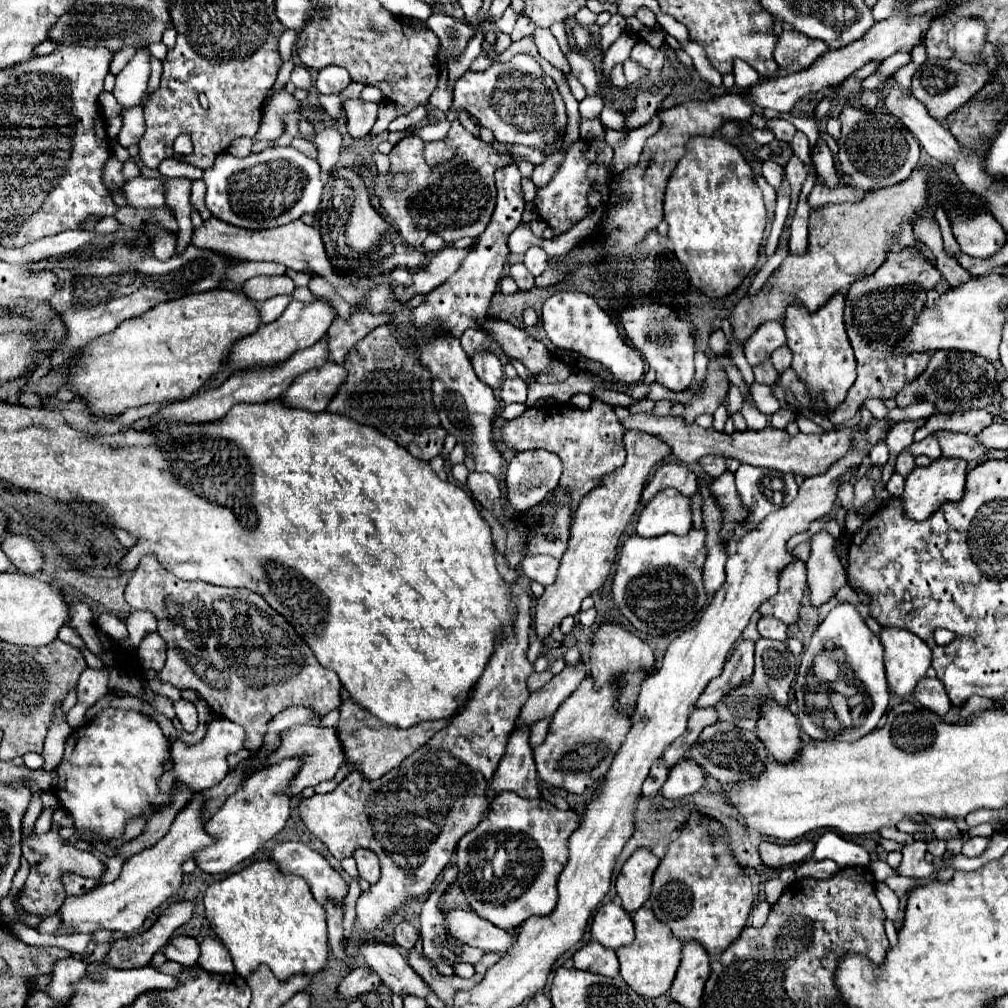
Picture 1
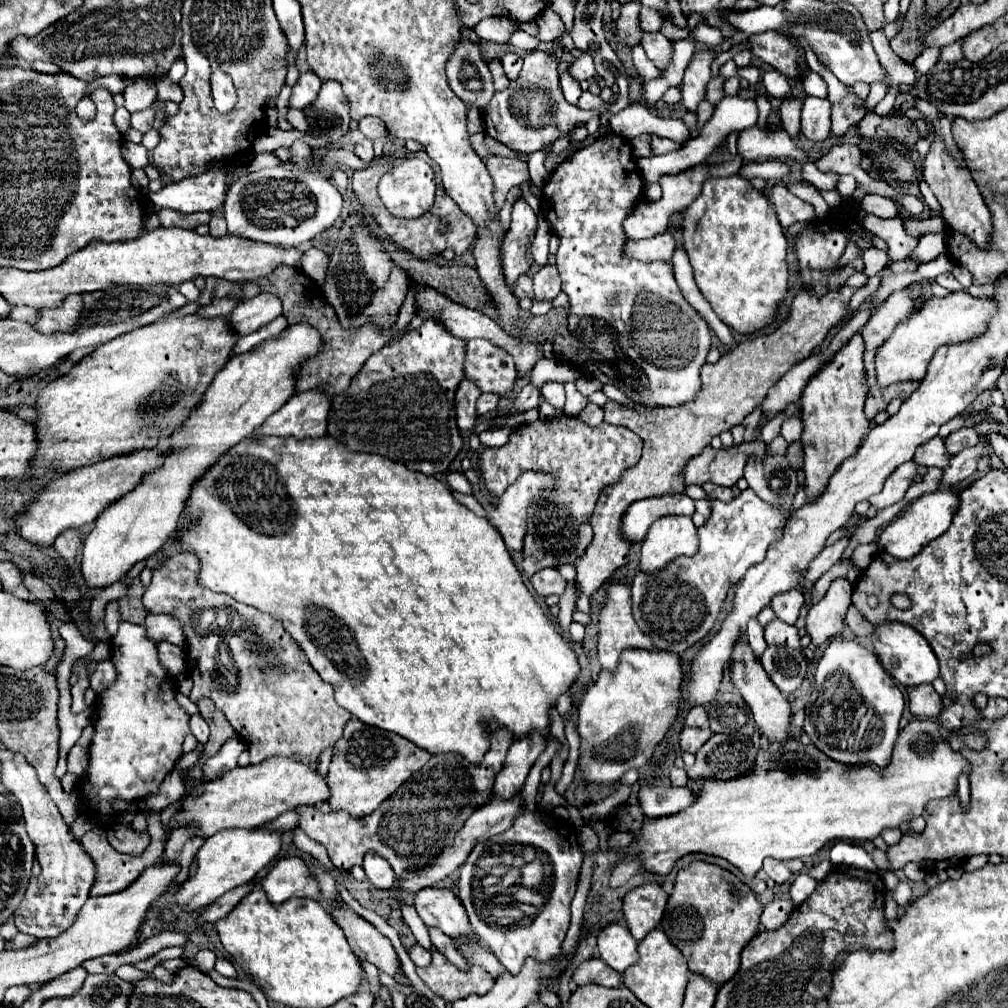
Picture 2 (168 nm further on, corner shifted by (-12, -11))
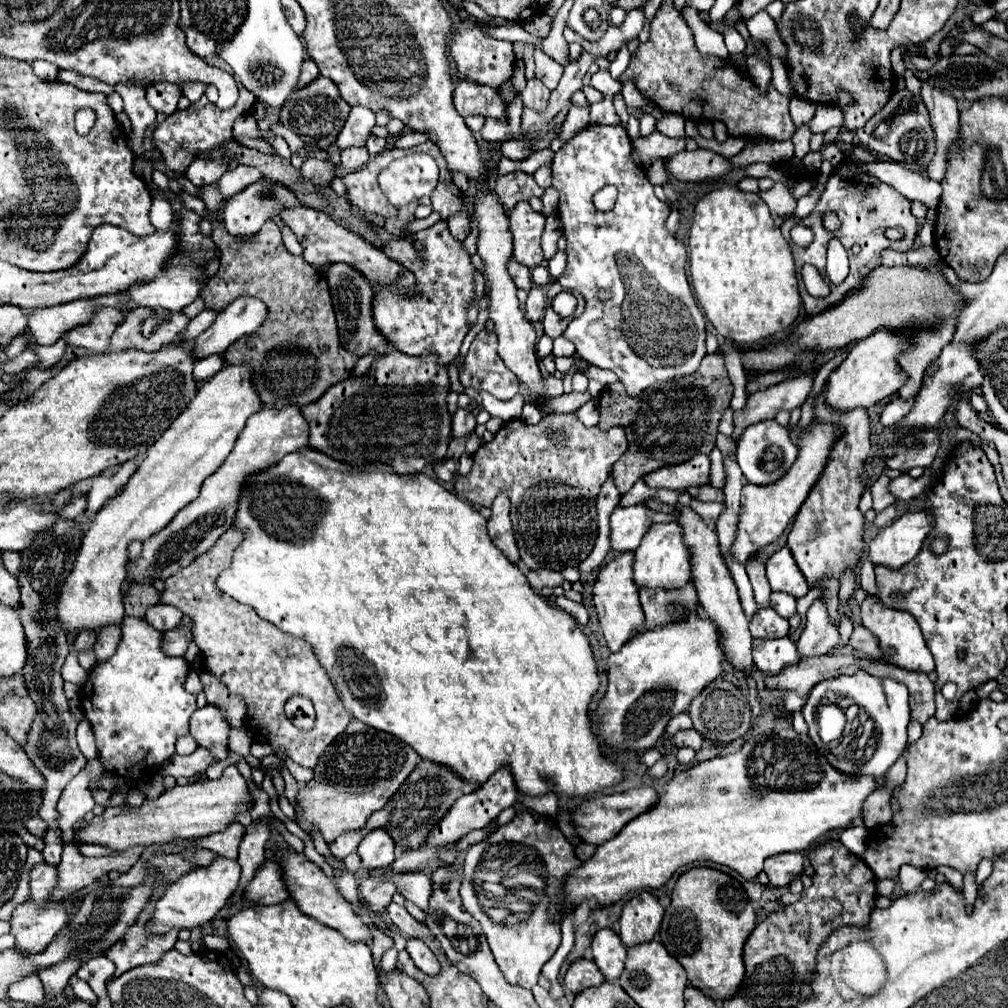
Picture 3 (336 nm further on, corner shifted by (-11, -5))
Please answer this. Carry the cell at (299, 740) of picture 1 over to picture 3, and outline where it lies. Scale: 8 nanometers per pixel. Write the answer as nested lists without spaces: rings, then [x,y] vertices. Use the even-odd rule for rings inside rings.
[[[229,765],[223,771],[223,777],[217,781],[199,781],[189,785],[177,785],[167,789],[153,801],[145,801],[141,807],[121,805],[107,807],[99,817],[93,817],[89,823],[79,823],[79,835],[73,839],[75,843],[93,843],[111,847],[117,851],[135,847],[135,845],[161,845],[173,839],[193,839],[207,837],[211,833],[227,829],[231,821],[235,821],[237,813],[249,811],[249,789],[237,771],[235,765]]]

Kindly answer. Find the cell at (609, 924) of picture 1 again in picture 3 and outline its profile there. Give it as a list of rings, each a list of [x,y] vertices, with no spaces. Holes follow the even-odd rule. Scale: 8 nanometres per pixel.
[[[611,929],[597,931],[593,937],[593,943],[591,943],[591,951],[593,951],[593,961],[597,963],[605,981],[613,981],[623,973],[627,949],[619,941],[615,931],[611,931]]]

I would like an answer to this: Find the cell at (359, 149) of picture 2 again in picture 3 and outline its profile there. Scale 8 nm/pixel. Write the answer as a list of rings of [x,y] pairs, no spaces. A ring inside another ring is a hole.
[[[345,149],[341,153],[341,165],[347,169],[347,171],[357,171],[361,169],[363,165],[367,165],[371,159],[371,155],[367,153],[367,149]]]

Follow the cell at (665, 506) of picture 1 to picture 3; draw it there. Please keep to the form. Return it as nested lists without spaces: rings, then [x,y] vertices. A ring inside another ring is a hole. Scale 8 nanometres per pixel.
[[[675,521],[653,525],[645,533],[639,549],[635,551],[635,563],[633,563],[635,585],[637,587],[659,587],[659,589],[681,589],[689,579],[691,579],[691,559],[681,539],[679,525]]]

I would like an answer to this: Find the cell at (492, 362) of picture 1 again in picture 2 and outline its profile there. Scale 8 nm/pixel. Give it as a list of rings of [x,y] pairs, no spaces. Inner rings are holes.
[[[482,393],[480,399],[478,399],[478,411],[480,411],[480,415],[486,415],[486,413],[494,411],[498,407],[498,401],[500,401],[498,393]]]

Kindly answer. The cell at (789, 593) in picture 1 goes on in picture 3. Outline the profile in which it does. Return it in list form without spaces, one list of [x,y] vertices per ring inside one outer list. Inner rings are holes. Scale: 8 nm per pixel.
[[[771,593],[771,609],[785,619],[795,615],[795,599],[787,593]]]

